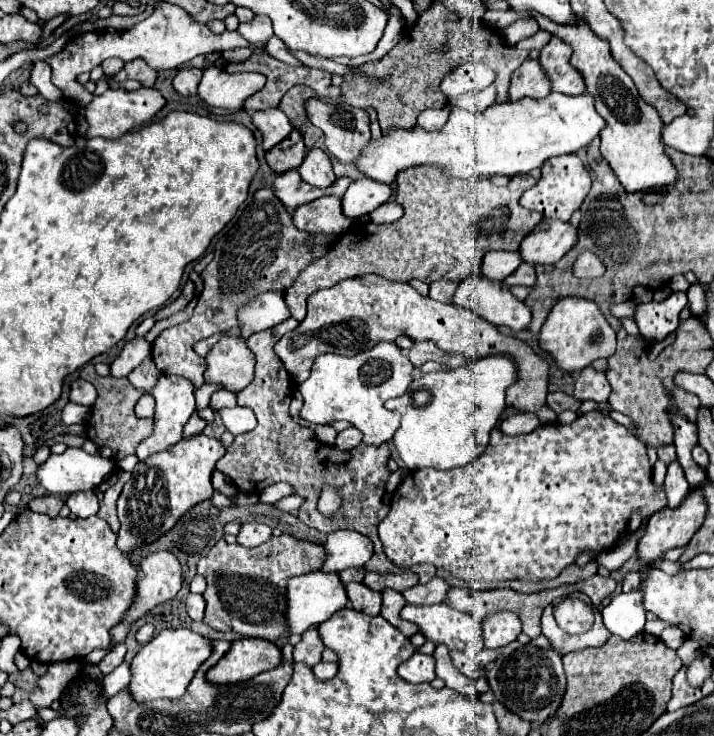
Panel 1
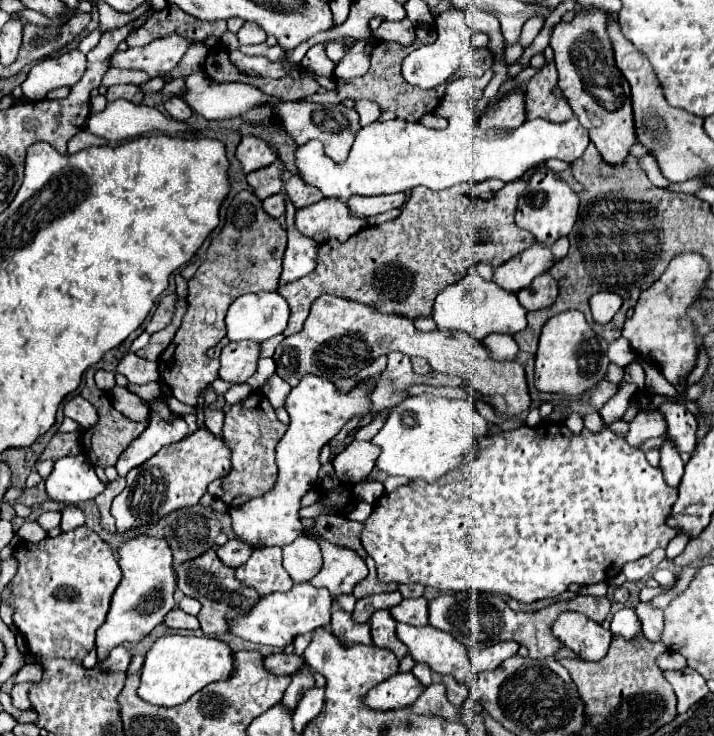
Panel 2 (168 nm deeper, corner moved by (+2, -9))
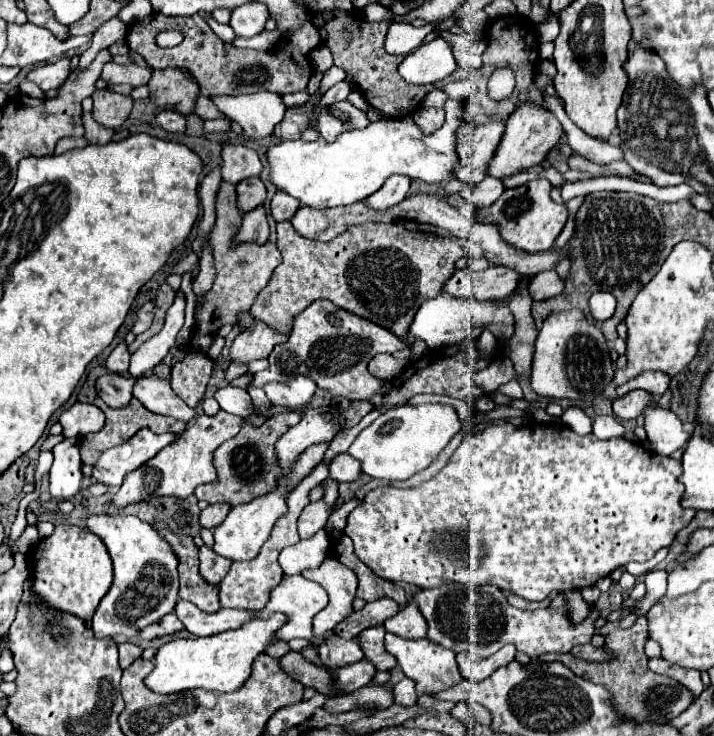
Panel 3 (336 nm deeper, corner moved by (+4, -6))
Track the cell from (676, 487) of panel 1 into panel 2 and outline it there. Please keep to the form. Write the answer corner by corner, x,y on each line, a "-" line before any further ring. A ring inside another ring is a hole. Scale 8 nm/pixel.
664,440
664,444
660,446
660,468
664,472
664,480
668,486
676,488
682,480
682,472
684,472
684,462
674,446
672,440

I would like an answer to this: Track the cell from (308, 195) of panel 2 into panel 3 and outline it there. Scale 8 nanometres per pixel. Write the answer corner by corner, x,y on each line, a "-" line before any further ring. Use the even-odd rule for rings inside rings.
276,191
272,203
270,203
270,215
276,221
284,221
284,219
292,219
296,209
300,207
300,201
284,191

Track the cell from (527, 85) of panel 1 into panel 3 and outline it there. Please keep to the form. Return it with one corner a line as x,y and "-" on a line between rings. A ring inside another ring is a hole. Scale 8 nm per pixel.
494,119
482,123
474,129
472,138
458,139
460,153
460,169
456,169
456,179
466,181
468,185
476,185
488,177
490,161
500,145
500,139
506,129
506,119

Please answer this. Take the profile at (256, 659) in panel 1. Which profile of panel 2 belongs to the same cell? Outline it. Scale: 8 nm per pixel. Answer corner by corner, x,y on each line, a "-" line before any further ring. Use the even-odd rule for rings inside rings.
272,654
264,658
264,666
272,672
272,674
284,674
284,676
292,676
294,672
298,672
298,668
302,668
304,658
298,654

